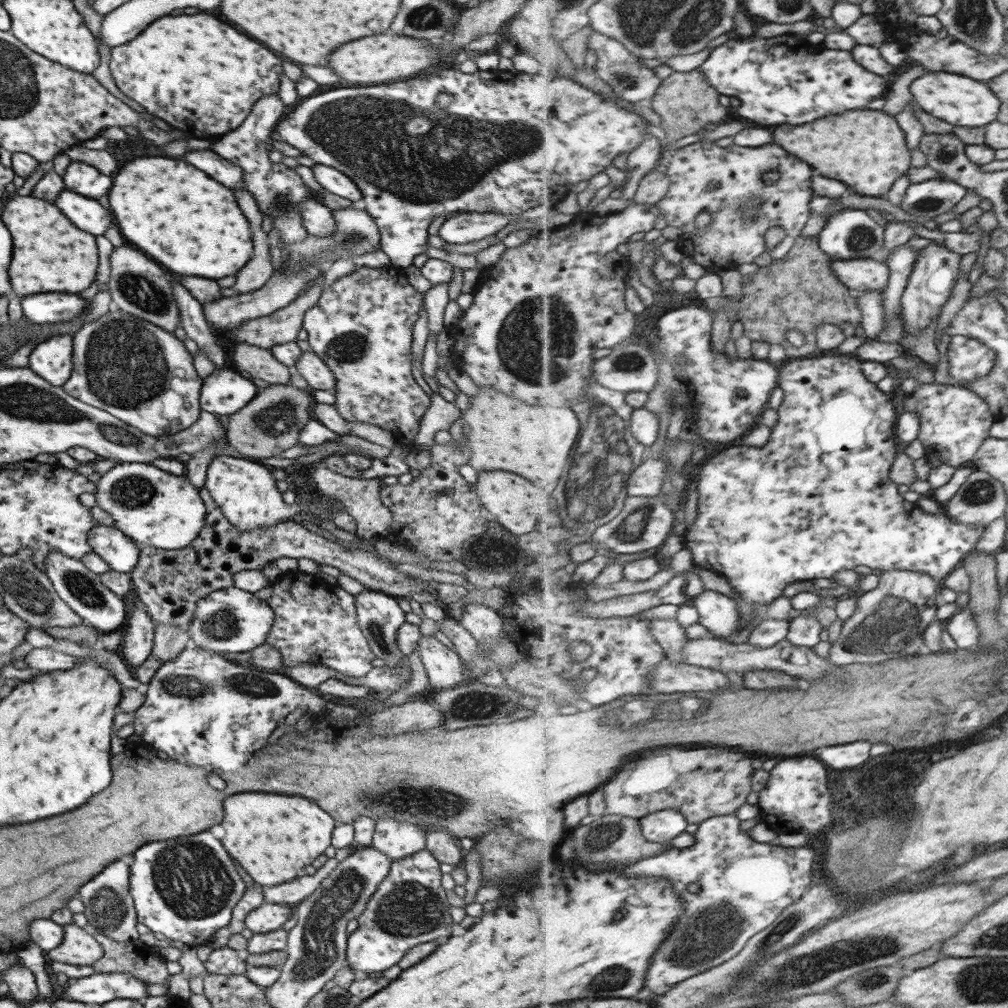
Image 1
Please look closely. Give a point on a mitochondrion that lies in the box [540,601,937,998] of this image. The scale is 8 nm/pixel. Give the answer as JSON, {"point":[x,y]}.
{"point":[862,950]}

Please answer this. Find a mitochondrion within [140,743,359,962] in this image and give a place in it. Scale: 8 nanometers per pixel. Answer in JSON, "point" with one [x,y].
{"point":[190,879]}

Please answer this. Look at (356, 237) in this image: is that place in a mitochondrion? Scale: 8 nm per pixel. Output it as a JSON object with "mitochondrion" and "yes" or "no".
{"mitochondrion":"yes"}

